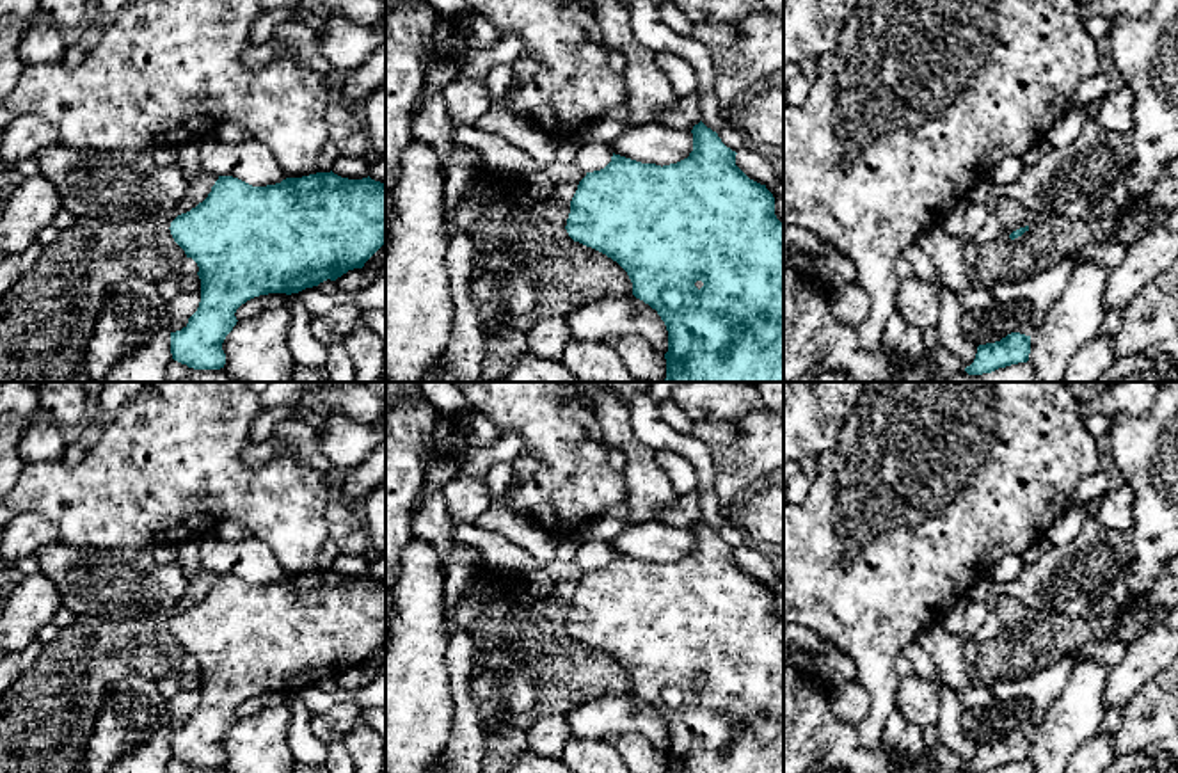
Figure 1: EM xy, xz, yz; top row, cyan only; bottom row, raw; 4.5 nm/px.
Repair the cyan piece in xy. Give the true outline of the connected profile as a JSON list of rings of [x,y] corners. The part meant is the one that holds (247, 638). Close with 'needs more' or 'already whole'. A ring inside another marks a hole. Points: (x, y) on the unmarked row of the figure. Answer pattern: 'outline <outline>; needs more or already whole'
outline [[[330,570],[286,576],[252,585],[219,574],[208,595],[171,620],[174,640],[199,665],[201,700],[188,721],[171,730],[172,757],[194,768],[220,768],[222,741],[236,723],[236,707],[268,691],[298,691],[336,679],[364,661],[386,642],[386,581],[370,574],[348,578]]]; already whole

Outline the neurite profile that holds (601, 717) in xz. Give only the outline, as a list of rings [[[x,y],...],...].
[[[634,693],[597,697],[567,714],[570,732],[581,739],[604,739],[625,732],[643,734],[657,750],[668,750],[668,729],[656,707]]]

